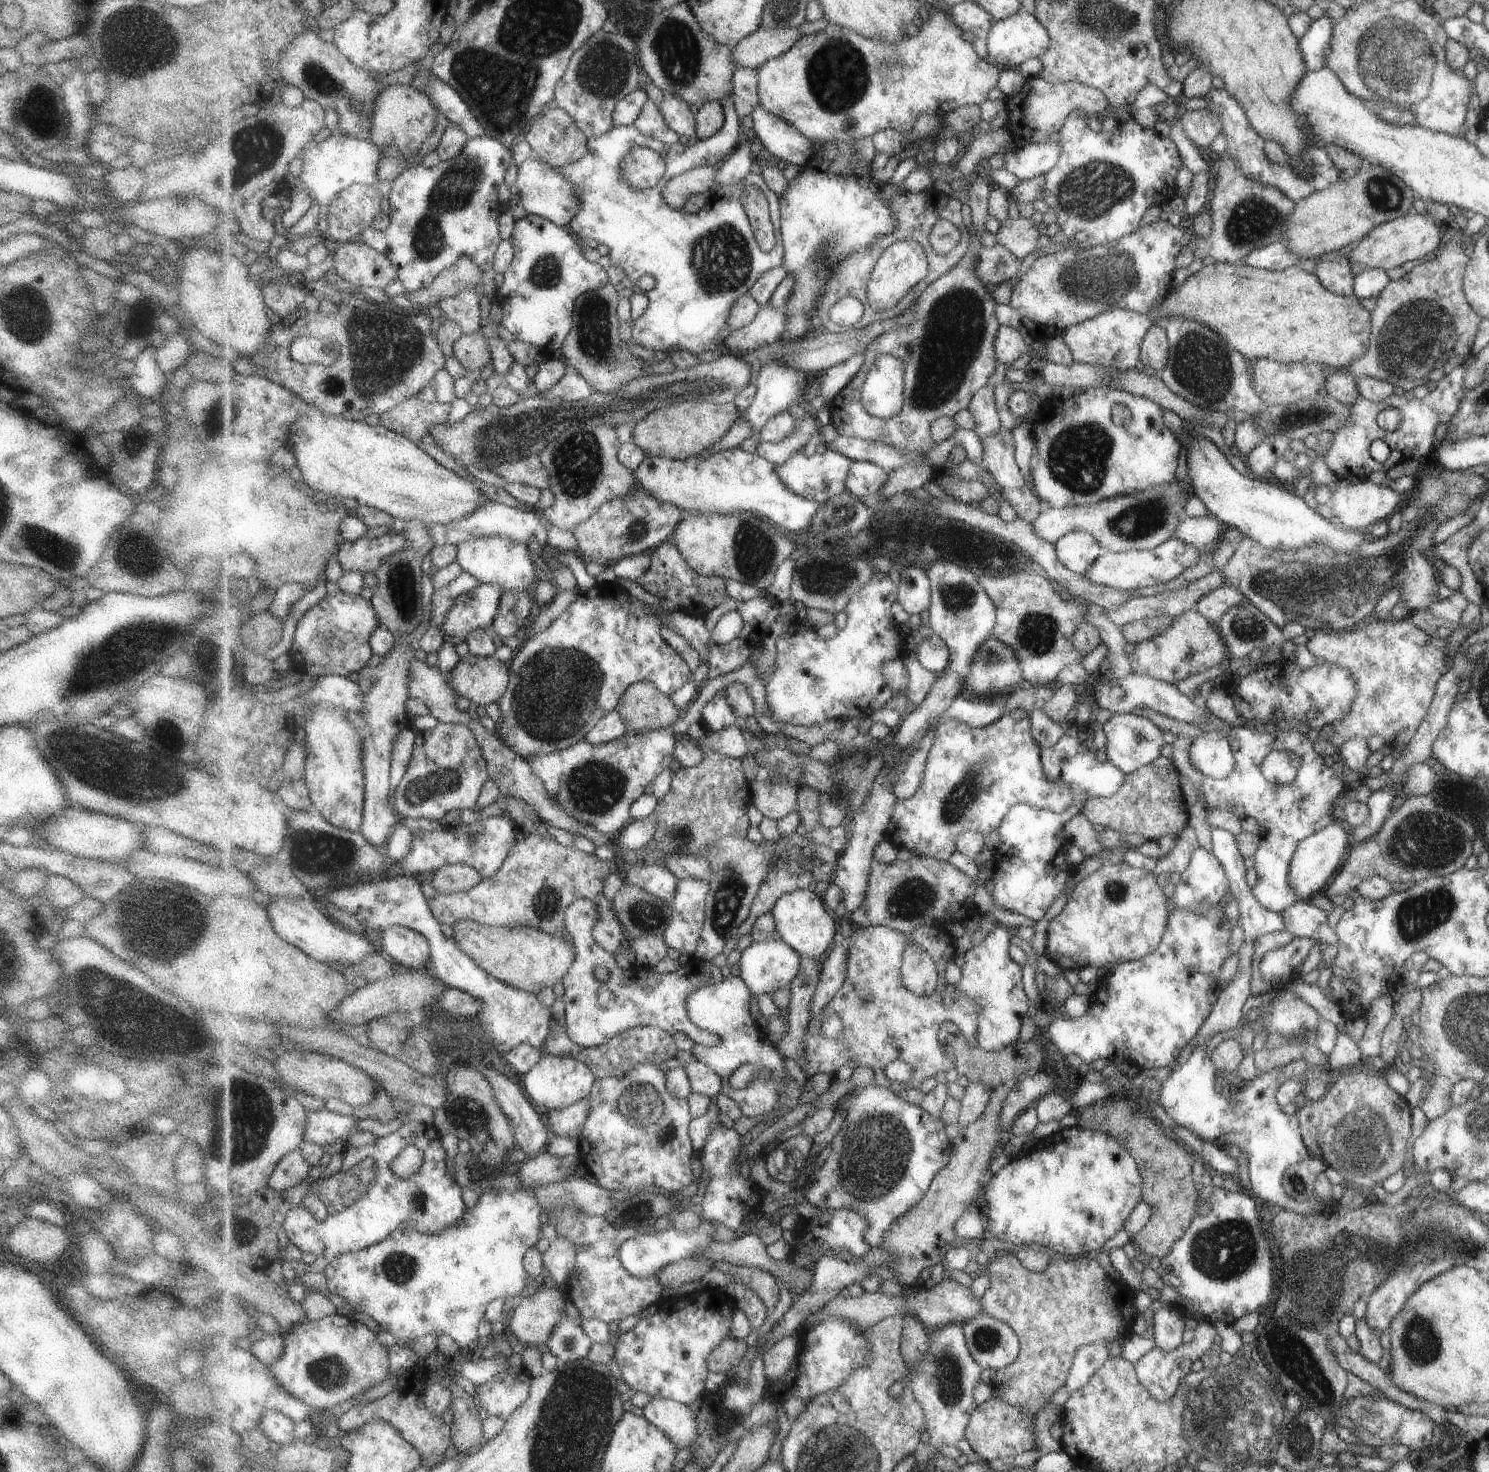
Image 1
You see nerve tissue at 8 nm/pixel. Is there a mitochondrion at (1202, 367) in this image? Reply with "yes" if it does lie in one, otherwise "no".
yes

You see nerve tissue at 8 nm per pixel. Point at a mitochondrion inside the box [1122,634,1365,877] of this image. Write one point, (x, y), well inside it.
(1139, 737)

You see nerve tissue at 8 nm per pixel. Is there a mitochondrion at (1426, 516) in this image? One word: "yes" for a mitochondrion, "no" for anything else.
yes

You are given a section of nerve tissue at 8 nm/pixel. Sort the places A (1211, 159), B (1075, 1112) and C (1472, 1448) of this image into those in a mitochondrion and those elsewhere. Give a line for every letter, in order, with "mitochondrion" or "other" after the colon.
A: other
B: other
C: other

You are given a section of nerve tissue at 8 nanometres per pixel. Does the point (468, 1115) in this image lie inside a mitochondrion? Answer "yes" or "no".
yes

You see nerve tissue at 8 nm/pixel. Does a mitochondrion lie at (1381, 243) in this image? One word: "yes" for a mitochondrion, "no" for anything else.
no

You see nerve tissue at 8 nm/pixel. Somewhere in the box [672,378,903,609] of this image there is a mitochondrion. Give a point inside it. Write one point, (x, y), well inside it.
(754, 551)

